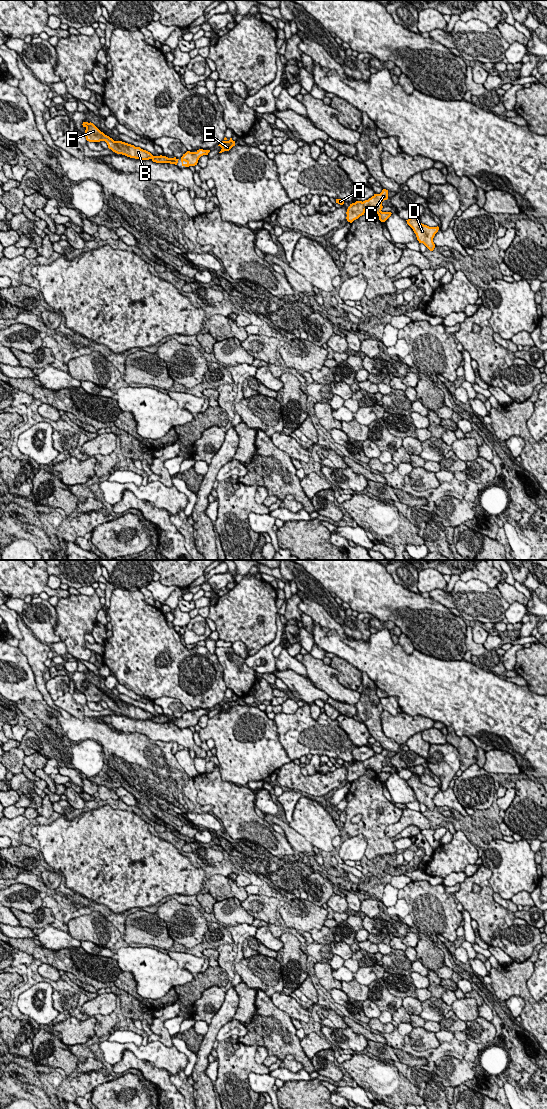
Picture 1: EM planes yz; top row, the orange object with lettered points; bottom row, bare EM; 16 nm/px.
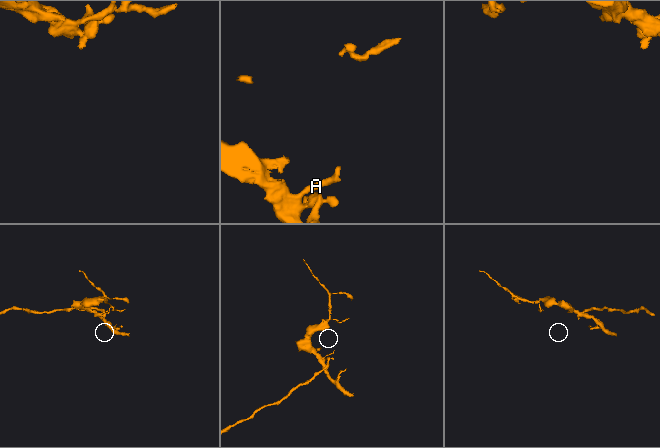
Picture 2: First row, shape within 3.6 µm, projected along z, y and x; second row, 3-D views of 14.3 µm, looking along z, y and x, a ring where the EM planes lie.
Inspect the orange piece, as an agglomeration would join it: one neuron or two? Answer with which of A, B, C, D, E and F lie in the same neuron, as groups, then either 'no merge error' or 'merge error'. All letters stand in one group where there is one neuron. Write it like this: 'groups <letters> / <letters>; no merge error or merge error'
groups A B D E F / C; merge error

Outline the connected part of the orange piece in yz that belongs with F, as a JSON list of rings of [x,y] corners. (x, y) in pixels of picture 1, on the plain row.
[[[83,682],[83,687],[85,690],[86,700],[89,702],[100,702],[105,701],[108,705],[108,708],[117,714],[122,714],[130,718],[149,720],[151,719],[156,723],[170,723],[177,725],[178,720],[176,717],[168,718],[166,716],[153,716],[150,712],[141,709],[140,707],[135,707],[134,705],[122,702],[114,701],[109,696],[101,692],[93,683]]]

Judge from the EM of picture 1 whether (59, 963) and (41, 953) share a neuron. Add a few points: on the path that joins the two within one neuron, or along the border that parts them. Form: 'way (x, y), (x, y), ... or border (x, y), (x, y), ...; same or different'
way (55, 959), (45, 955); same

